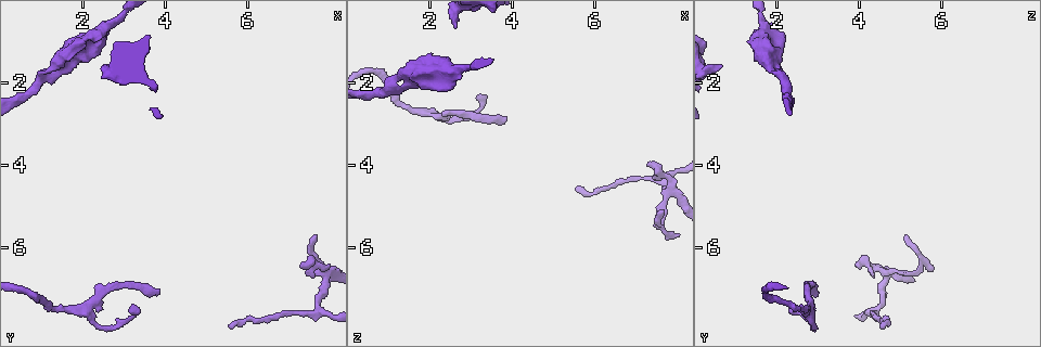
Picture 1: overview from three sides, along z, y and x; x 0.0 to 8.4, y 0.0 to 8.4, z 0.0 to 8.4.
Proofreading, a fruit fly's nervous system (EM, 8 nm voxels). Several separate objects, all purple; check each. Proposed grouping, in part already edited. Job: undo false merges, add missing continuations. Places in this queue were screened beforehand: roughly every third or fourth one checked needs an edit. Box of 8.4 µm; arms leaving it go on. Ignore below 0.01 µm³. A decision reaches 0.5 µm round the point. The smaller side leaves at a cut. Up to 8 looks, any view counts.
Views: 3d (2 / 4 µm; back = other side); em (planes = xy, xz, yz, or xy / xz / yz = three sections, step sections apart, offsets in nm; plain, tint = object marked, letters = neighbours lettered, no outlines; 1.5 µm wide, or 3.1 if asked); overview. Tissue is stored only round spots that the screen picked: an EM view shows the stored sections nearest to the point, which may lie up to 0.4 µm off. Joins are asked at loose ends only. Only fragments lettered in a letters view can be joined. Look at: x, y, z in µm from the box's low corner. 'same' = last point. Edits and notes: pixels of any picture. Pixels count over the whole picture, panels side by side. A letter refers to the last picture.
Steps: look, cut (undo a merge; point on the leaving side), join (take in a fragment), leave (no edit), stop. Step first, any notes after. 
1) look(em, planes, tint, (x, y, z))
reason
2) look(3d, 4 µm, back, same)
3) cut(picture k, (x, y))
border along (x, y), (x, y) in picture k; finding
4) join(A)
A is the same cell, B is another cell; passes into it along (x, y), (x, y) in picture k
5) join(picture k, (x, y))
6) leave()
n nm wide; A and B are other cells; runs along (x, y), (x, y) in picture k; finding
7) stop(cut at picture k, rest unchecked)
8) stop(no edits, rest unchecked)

look(em, xy, step 4, tint, (7.70, 5.75, 5.20))
tapers out

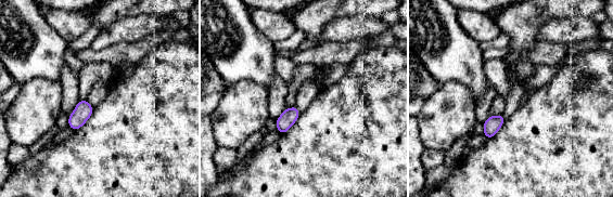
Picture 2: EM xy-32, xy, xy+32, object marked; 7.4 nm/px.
look(em, planes, letters, same)

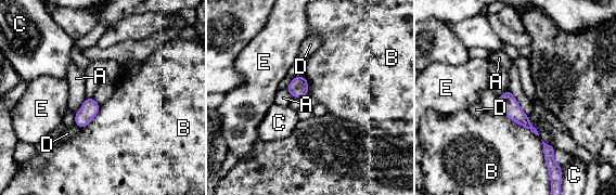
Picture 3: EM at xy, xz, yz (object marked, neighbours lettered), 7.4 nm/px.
leave()
B touches over 360 nm; A, B, C, D and E are other cells; border along (499, 109), (538, 135) in picture 3; none of them fits

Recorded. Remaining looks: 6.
look(3d, 4 µm, (1.10, 1.80, 2.00))
two arms in line, one across

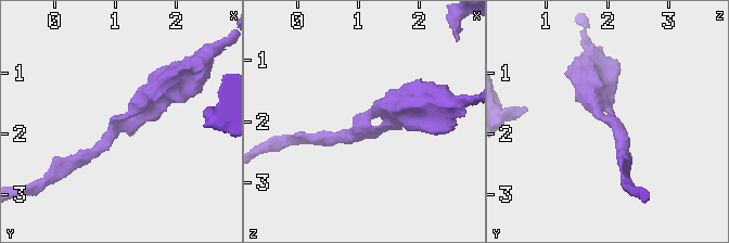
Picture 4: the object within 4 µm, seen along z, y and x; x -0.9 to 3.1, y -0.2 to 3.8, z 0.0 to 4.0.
look(em, xy, step 4, tint, (1.00, 1.75, 2.05))
3 arms

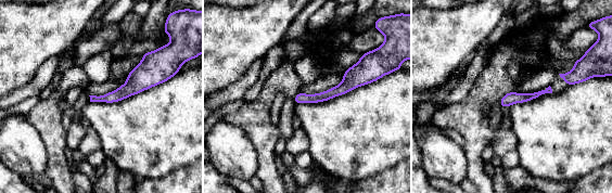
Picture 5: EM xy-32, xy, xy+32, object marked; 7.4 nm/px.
look(em, planes, letters, same)
cut it another way

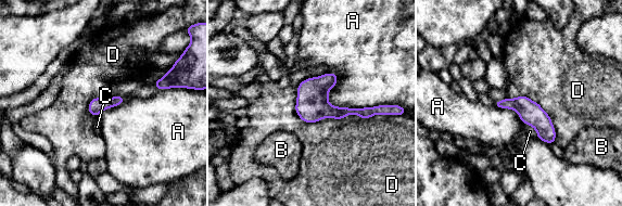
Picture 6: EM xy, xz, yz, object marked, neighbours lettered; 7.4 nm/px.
leave()
A touches over 500 nm; A, B, C and D are other cells; runs along (498, 103), (520, 104), (553, 139) in picture 6; continuous, no second cell

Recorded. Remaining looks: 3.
look(em, planes, letters, (2.70, 1.60, 0.60))
branch stops here

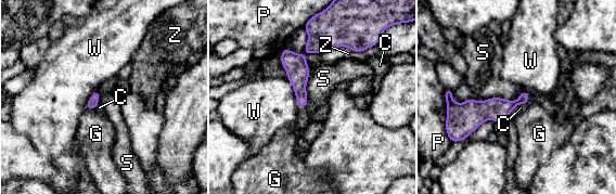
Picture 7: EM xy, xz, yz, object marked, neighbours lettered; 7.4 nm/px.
leave()
C, G, P, S, W and Z are other cells; runs along (349, 44), (318, 41), (299, 60), (302, 105) in picture 7; no lettered fragment goes on from it

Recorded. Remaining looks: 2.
stop(no edits, rest unchecked)

